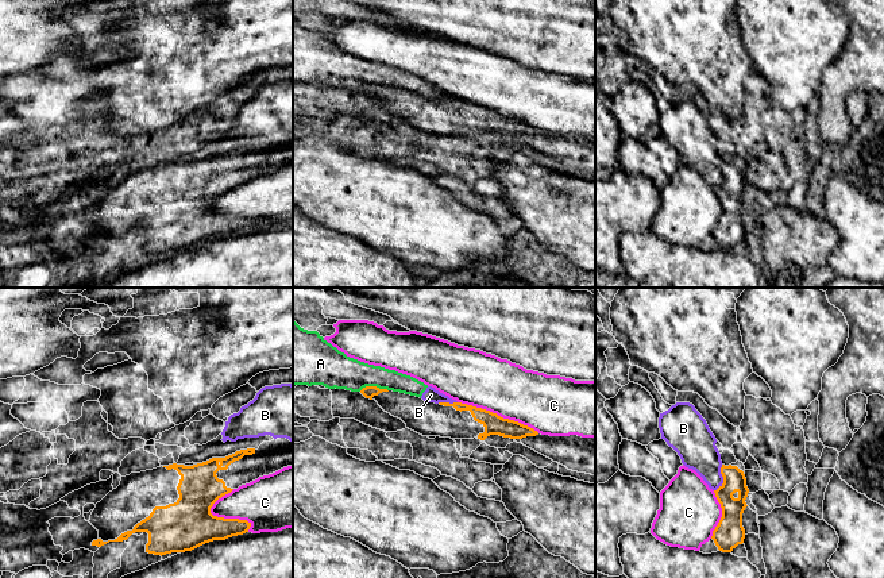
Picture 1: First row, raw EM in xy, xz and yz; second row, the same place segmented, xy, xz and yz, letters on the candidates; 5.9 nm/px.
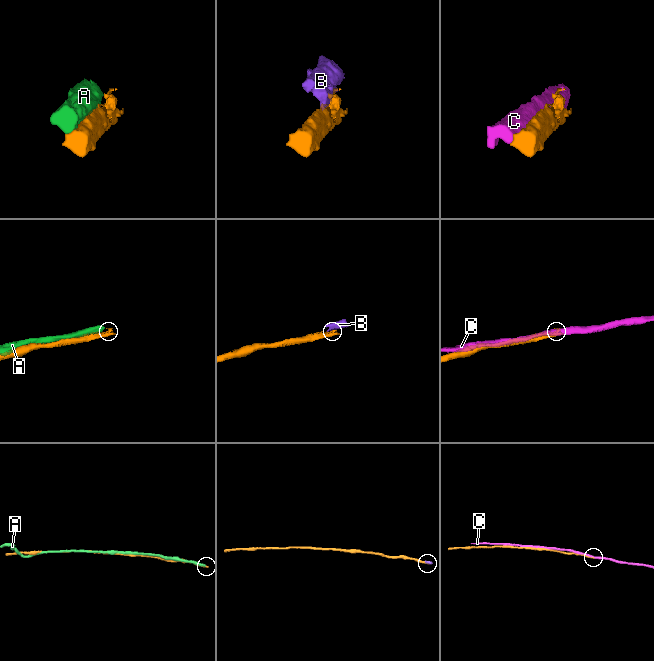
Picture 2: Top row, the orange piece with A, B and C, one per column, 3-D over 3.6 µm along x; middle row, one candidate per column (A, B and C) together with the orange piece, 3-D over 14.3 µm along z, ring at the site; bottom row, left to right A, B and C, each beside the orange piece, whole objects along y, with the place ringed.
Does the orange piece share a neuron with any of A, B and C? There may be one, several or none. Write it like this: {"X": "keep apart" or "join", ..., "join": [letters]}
{"A": "keep apart", "B": "keep apart", "C": "keep apart", "join": []}

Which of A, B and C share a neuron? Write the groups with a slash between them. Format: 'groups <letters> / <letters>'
groups A B / C

